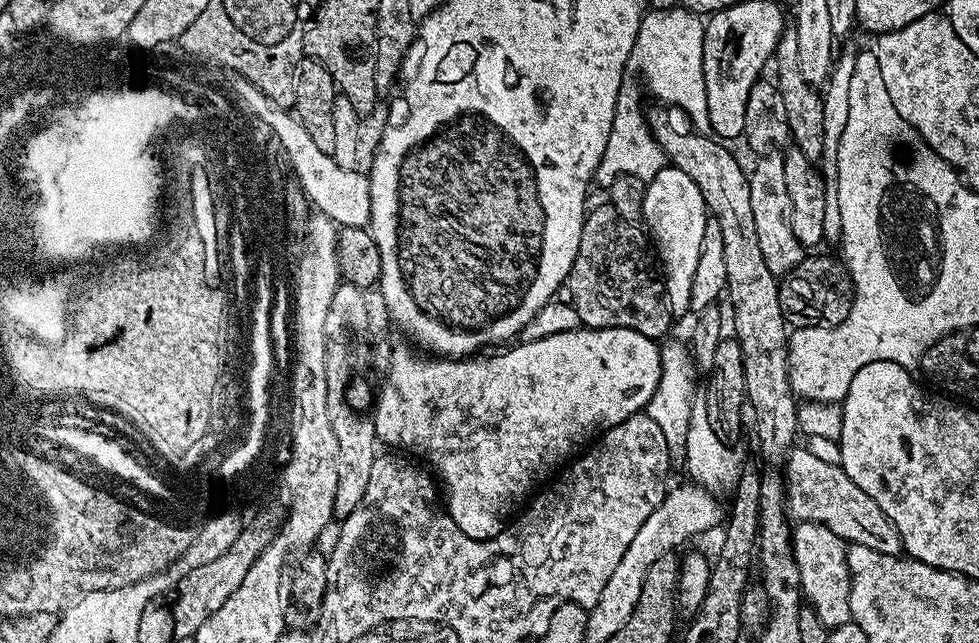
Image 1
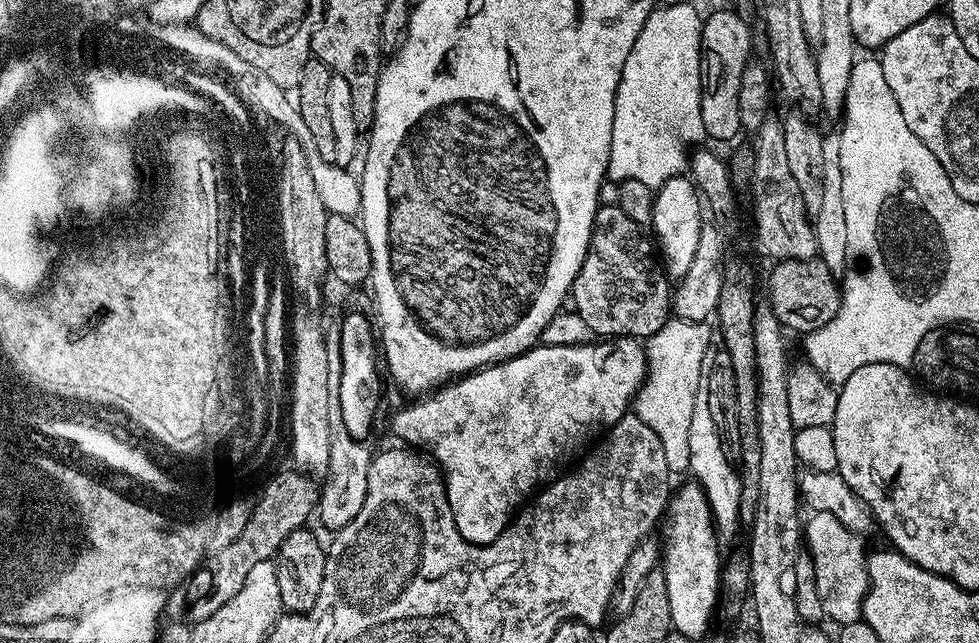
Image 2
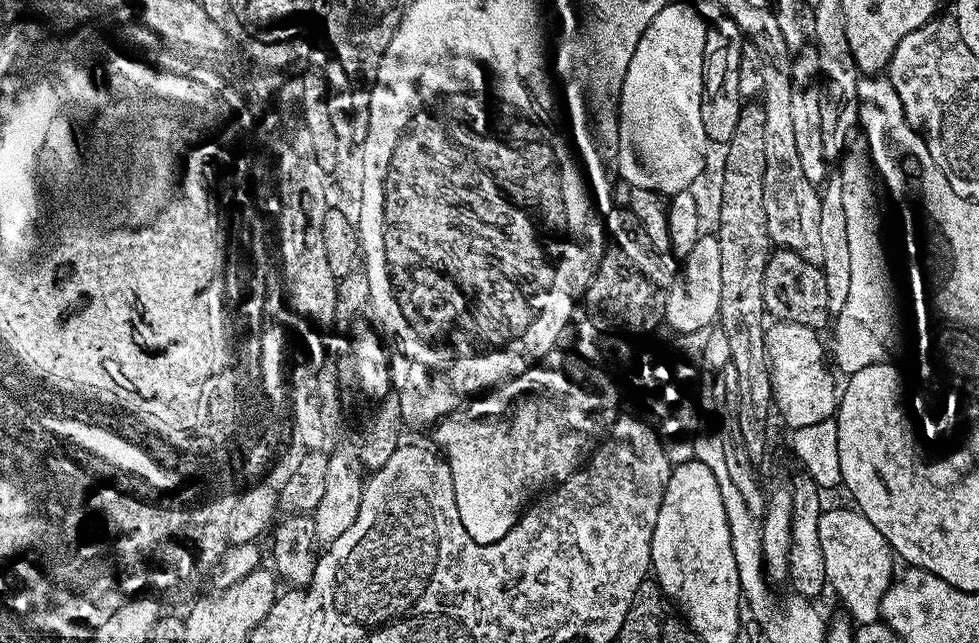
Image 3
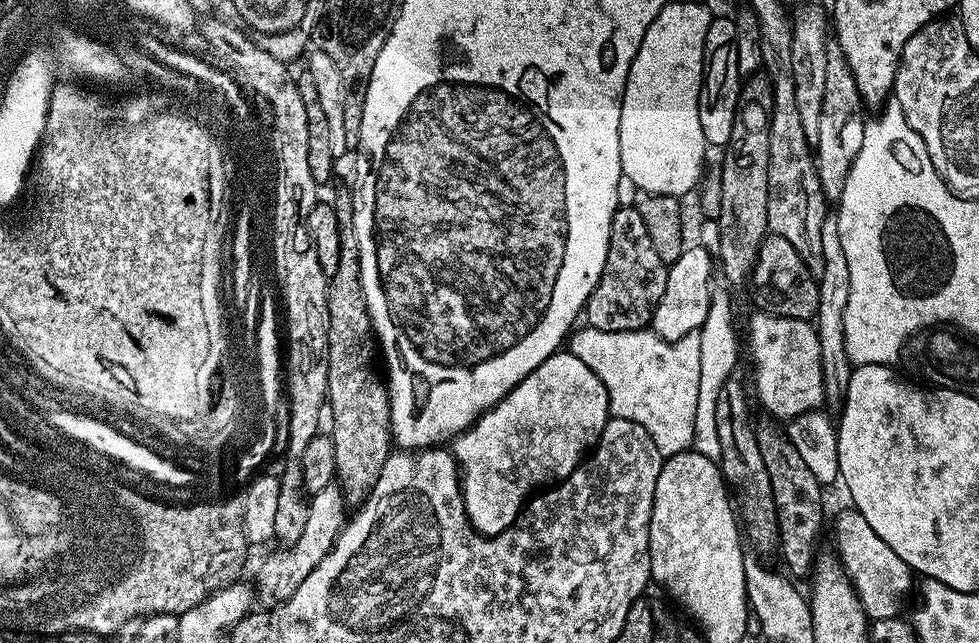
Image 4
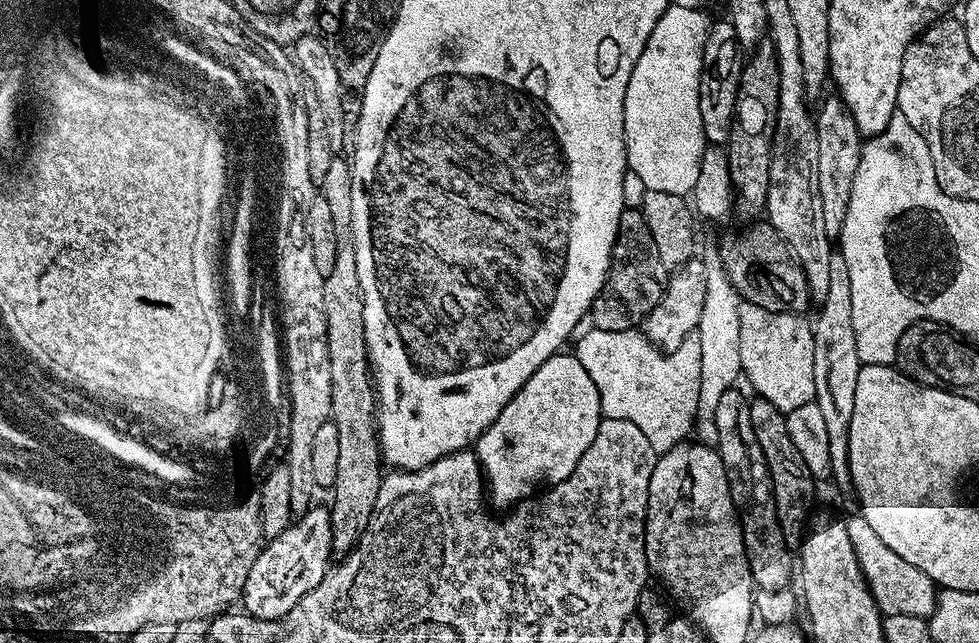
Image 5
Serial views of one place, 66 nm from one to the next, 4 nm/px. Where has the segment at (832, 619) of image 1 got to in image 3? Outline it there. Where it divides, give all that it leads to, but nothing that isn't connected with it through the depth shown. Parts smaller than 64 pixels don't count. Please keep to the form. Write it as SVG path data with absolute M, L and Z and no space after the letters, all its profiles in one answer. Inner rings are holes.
M825 507L818 521L819 541L822 542L823 561L826 562L825 578L831 591L836 591L837 598L844 603L845 610L849 612L847 615L857 625L874 624L881 619L880 600L894 579L894 553L870 518L863 516L855 507L847 507Z

